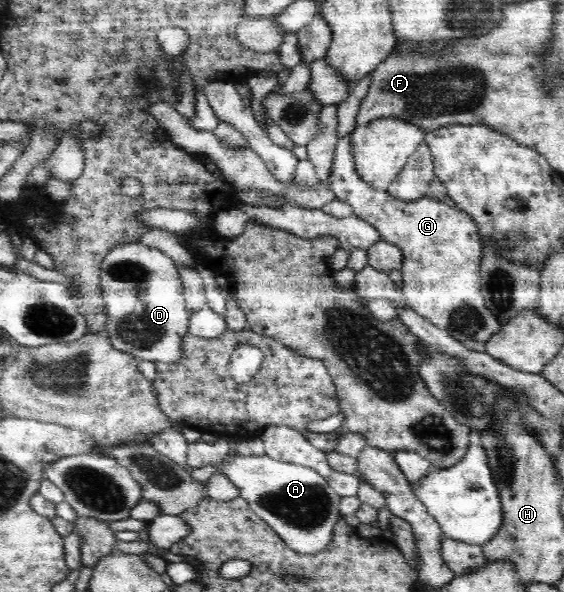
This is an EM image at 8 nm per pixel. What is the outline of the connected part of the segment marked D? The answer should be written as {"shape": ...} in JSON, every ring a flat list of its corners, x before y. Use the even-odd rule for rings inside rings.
{"shape":[[140,241,125,243,114,248,100,267,103,301,107,308,105,330,115,349,134,355,143,361,177,363,183,355,181,345,188,335,190,312,186,308,183,286,178,267,174,261,156,247,147,247]]}

